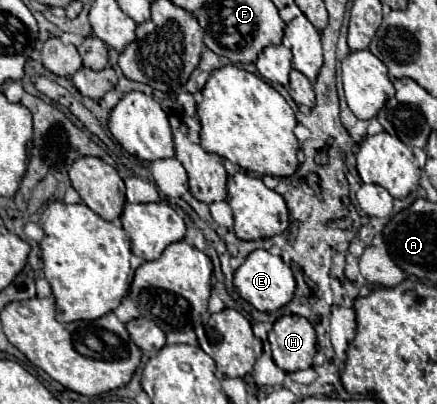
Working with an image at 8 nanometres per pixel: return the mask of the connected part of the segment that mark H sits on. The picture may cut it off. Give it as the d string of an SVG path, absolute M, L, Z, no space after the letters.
M282 315L274 323L267 338L276 365L286 373L312 367L312 357L316 355L316 333L314 327L300 315Z

